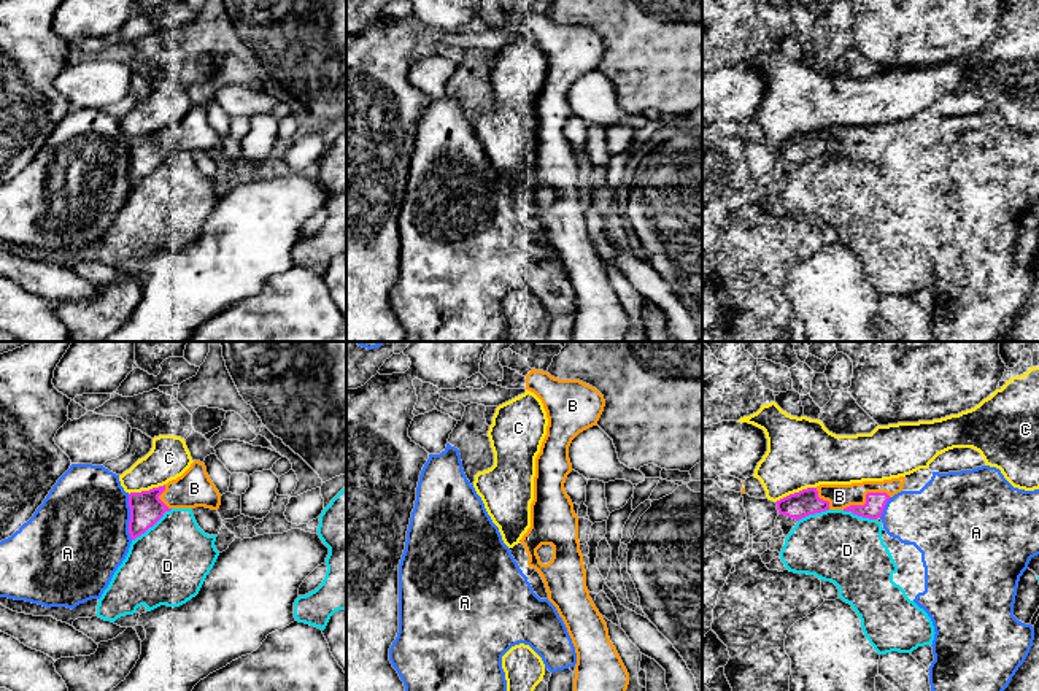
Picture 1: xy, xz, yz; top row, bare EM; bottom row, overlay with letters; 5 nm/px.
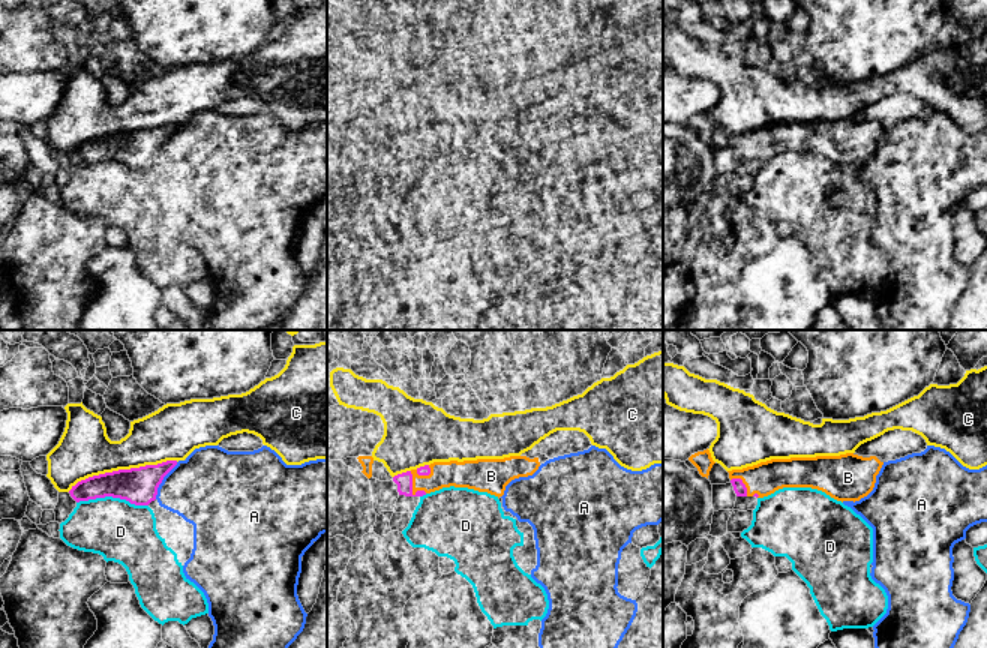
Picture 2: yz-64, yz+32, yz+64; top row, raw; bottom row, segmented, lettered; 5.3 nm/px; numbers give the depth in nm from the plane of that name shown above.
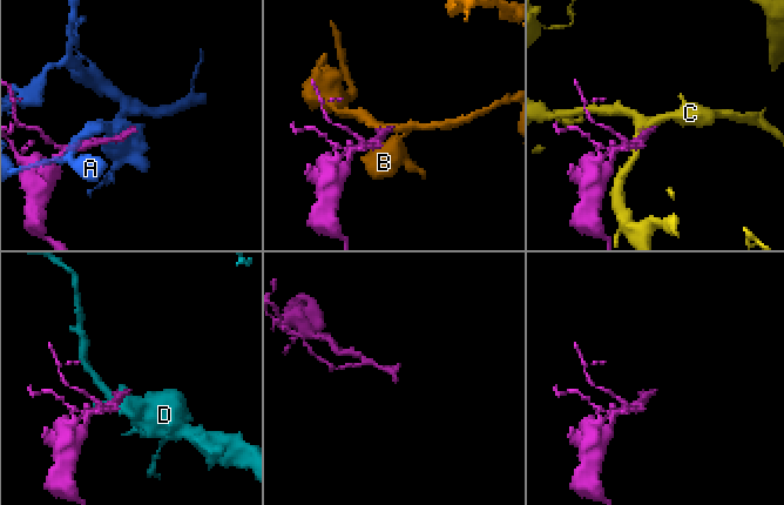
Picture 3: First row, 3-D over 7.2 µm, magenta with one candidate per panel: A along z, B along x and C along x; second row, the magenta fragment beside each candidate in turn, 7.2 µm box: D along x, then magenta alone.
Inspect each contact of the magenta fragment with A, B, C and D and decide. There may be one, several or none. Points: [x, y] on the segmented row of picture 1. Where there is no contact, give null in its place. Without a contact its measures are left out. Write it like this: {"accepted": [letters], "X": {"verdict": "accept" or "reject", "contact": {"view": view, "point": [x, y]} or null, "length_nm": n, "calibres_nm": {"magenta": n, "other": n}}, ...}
{"accepted": ["B"], "A": {"verdict": "reject", "contact": {"view": "xy", "point": [131, 517]}, "length_nm": 240, "calibres_nm": {"magenta": 170, "other": 460}}, "B": {"verdict": "accept", "contact": {"view": "yz", "point": [866, 497]}, "length_nm": 260, "calibres_nm": {"magenta": 100, "other": 130}}, "C": {"verdict": "reject", "contact": {"view": "yz", "point": [795, 493]}, "length_nm": 220, "calibres_nm": {"magenta": 140, "other": 360}}, "D": {"verdict": "reject", "contact": {"view": "xy", "point": [151, 526]}, "length_nm": 260, "calibres_nm": {"magenta": 170, "other": 400}}}

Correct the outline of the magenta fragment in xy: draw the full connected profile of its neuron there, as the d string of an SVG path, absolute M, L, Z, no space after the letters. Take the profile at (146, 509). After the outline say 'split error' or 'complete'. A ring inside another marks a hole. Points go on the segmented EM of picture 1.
M194 461L176 480L149 491L129 494L130 539L135 540L145 534L172 508L205 507L218 510L219 505L221 494L210 480L205 464Z | split error

